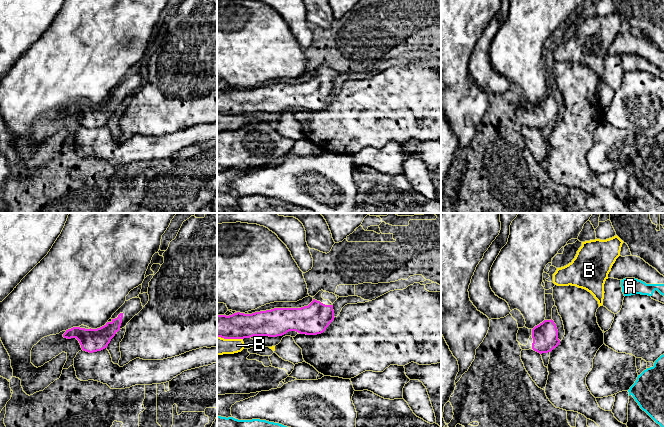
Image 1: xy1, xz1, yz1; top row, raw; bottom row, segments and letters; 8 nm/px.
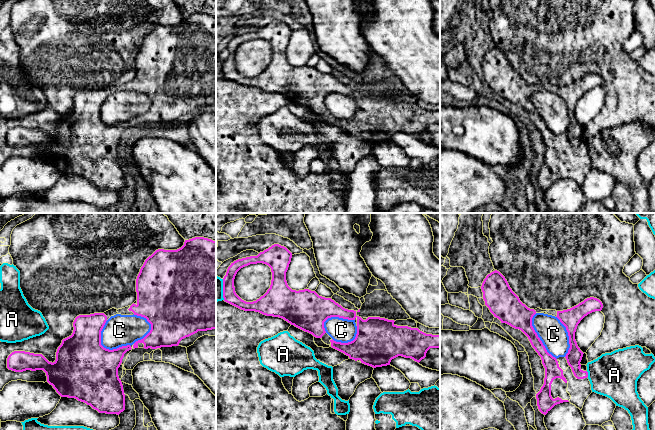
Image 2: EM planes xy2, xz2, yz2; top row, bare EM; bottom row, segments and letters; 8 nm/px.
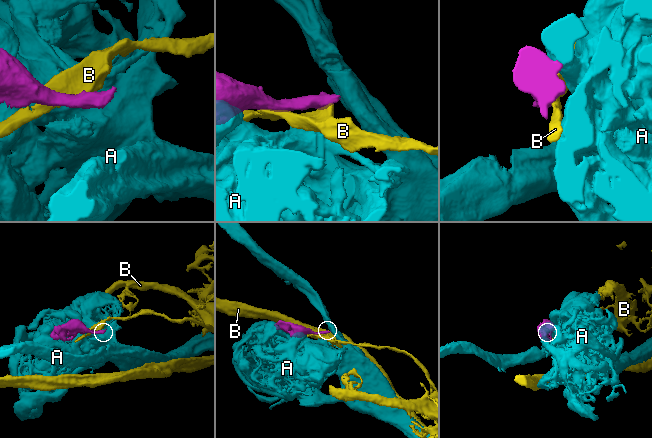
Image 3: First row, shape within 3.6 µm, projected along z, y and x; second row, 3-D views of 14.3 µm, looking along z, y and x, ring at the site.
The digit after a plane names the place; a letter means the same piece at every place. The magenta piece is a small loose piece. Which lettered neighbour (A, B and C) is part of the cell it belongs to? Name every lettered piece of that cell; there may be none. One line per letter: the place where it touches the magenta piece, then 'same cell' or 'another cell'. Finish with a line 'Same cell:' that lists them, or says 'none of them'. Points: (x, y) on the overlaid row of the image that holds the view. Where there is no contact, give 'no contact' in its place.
A: meets magenta in yz2 at (587, 374); another cell
B: meets magenta in xz1 at (230, 338); another cell
C: meets magenta in xy2 at (103, 347); another cell
Same cell: none of them

